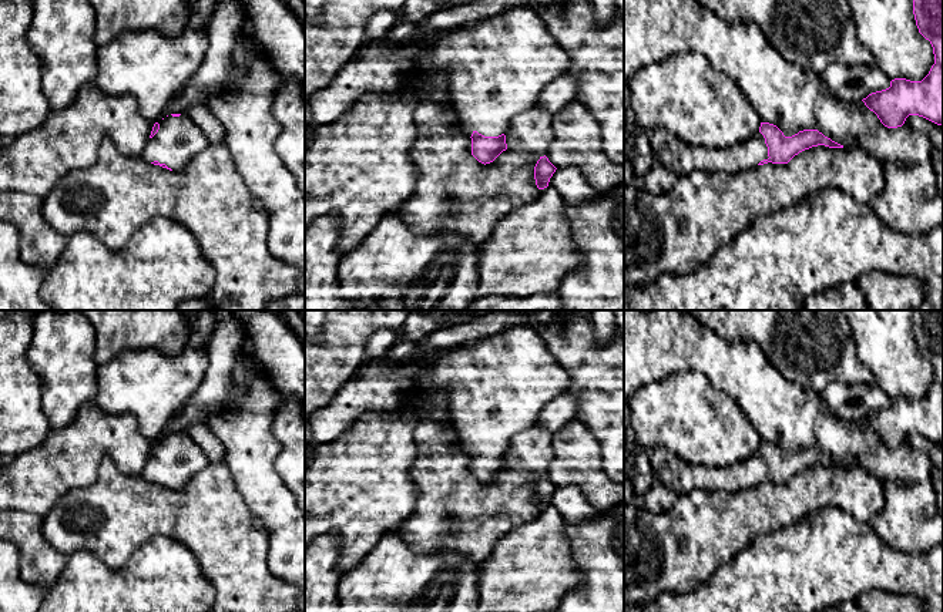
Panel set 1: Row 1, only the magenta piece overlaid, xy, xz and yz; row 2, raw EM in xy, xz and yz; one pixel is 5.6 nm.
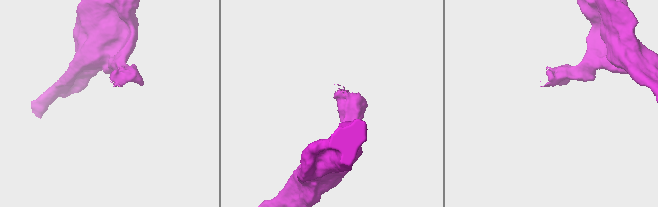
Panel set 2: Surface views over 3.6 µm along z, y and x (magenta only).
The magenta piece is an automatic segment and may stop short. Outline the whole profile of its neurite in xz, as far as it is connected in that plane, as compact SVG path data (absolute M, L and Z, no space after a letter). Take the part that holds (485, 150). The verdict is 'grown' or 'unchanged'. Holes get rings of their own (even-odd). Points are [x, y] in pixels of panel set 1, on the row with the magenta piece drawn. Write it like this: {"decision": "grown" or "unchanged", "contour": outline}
{"decision": "grown", "contour": "M513 7L509 10L504 10L503 13L493 16L487 20L483 20L480 23L466 26L462 28L456 28L449 31L437 46L426 50L422 57L415 64L415 74L423 74L423 75L433 75L436 73L443 73L447 77L447 93L450 95L452 104L459 115L460 124L463 130L470 135L472 138L472 155L481 164L490 164L493 162L503 151L507 149L506 144L506 131L510 127L514 117L521 114L526 110L534 108L538 101L538 95L541 91L557 77L563 75L568 71L571 64L570 56L563 50L563 47L554 40L554 37L548 33L544 21L541 20L537 10L531 7Z"}

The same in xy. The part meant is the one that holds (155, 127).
{"decision": "grown", "contour": "M171 114L154 124L141 157L150 164L179 172L207 145L207 137L188 117Z"}

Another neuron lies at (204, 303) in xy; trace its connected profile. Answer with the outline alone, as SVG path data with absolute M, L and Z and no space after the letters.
M208 297L192 299L182 302L177 310L209 310L211 302Z

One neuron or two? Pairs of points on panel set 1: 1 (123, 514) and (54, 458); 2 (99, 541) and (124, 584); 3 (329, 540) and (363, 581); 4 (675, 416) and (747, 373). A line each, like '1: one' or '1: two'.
1: two
2: two
3: two
4: two

